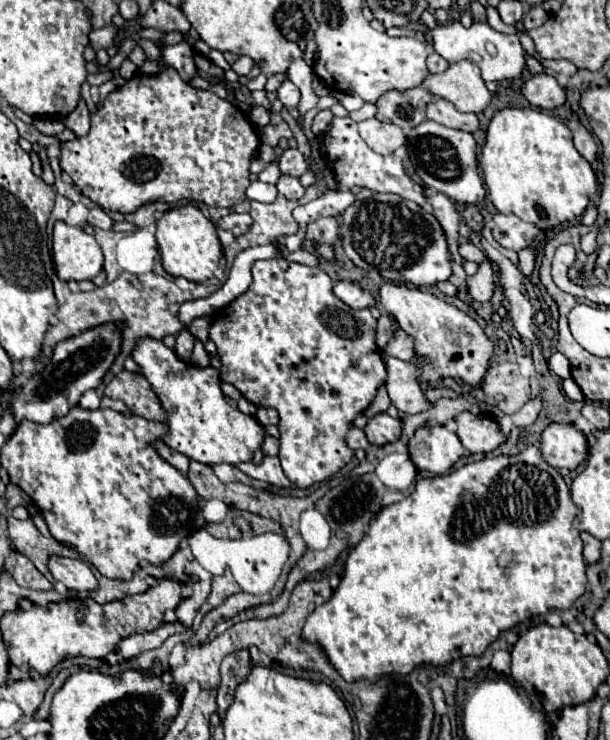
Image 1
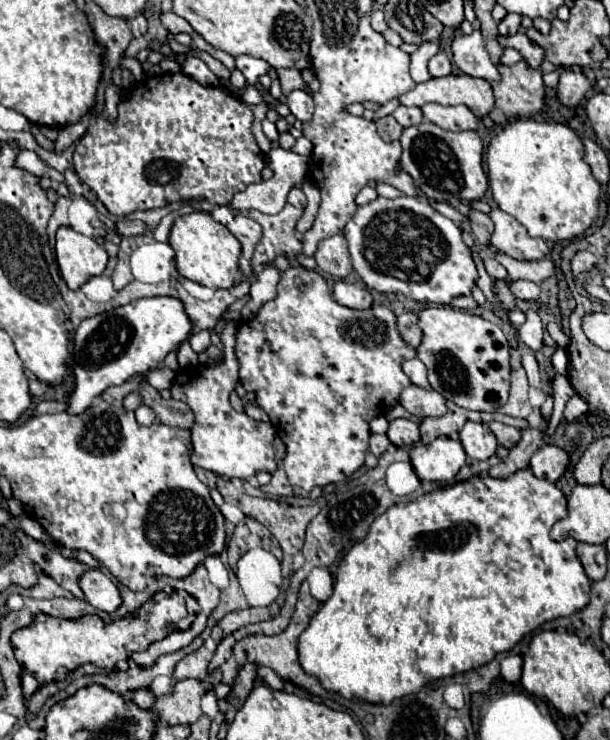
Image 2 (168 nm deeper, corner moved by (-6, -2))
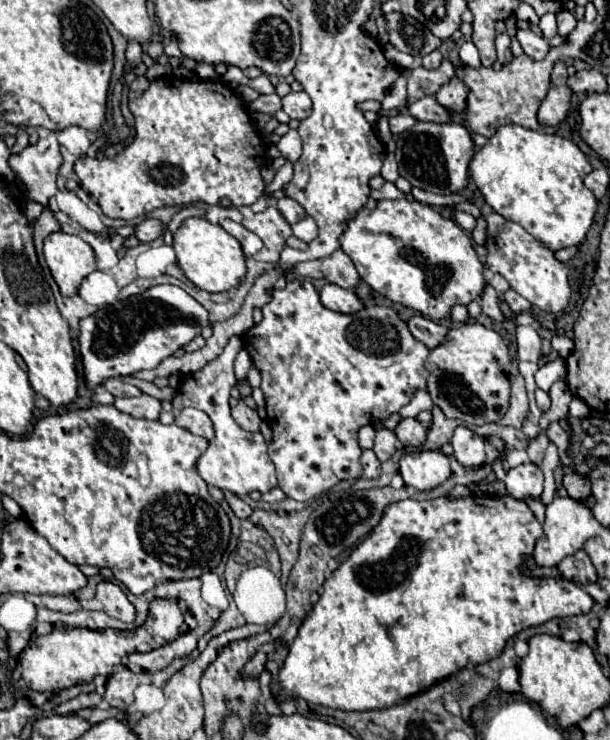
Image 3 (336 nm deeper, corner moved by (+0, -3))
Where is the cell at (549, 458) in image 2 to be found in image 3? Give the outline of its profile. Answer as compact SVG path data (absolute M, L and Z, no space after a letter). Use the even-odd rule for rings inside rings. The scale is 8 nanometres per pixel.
M523 463L507 471L505 477L507 495L515 499L537 499L543 491L543 473L533 463Z

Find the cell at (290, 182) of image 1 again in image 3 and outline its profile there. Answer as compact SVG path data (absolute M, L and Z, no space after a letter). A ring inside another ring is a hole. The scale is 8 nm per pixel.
M283 197L283 199L279 199L277 201L277 209L279 209L279 213L293 225L293 223L297 223L297 221L301 221L307 213L305 213L305 209L297 203L297 201L293 201L293 199L289 199L289 197Z

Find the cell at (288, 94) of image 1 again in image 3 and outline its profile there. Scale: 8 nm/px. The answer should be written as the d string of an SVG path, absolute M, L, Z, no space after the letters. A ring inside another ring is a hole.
M305 91L301 93L289 93L283 97L283 111L291 117L291 119L305 119L307 115L311 115L311 99Z

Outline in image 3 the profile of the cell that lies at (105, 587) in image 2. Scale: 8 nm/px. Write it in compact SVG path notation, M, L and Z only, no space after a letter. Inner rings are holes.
M101 581L97 585L97 599L105 605L105 611L115 617L121 619L125 623L133 623L135 621L135 607L133 603L127 599L127 595L123 593L123 589L111 581Z

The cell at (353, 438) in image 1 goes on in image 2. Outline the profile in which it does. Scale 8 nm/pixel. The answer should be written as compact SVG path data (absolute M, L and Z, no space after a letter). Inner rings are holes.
M371 434L371 440L369 440L369 450L379 458L385 450L387 450L387 446L389 446L391 442L389 442L389 438L387 436L381 436L381 434Z

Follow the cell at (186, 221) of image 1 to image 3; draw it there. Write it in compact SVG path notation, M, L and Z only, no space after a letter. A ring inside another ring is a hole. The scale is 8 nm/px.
M189 217L173 235L173 249L177 253L177 263L185 277L199 289L209 293L223 293L239 287L245 279L245 255L239 241L229 235L221 225L213 225L201 217Z

